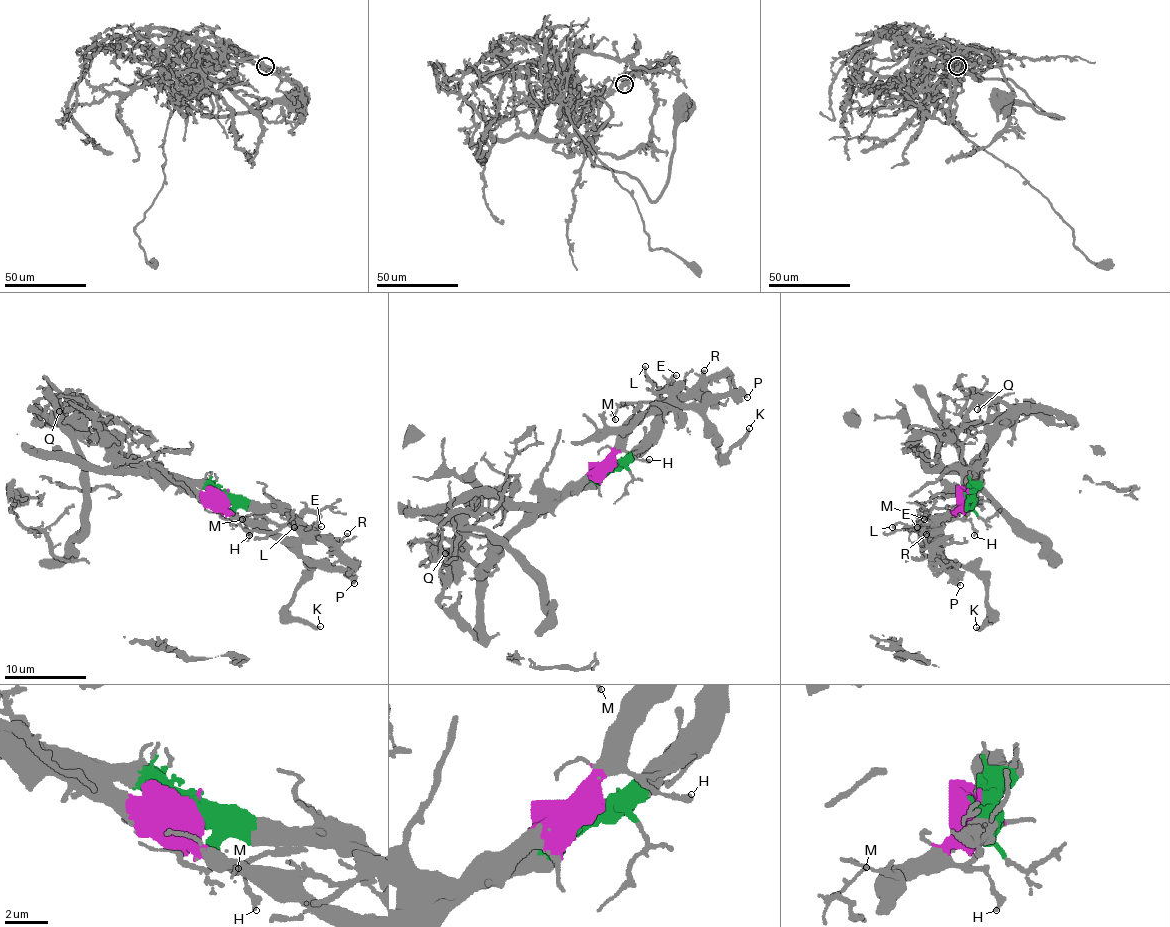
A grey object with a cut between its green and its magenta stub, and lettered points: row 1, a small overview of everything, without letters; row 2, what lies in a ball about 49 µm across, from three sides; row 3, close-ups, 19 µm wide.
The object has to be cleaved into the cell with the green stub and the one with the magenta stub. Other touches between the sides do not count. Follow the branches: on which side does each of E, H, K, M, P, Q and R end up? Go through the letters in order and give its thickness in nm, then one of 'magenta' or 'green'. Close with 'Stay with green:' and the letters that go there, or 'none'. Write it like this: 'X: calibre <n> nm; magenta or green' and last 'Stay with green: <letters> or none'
E: calibre 130 nm; green
H: calibre 280 nm; magenta
K: calibre 280 nm; magenta
M: calibre 90 nm; green
P: calibre 380 nm; magenta
Q: calibre 240 nm; magenta
R: calibre 110 nm; green
Stay with green: E, M, R

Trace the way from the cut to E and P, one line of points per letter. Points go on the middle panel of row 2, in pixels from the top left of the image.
E: (610, 465), (651, 432), (657, 401), (677, 374)
P: (608, 465), (615, 457), (616, 444), (647, 416), (665, 410), (692, 408), (728, 395), (748, 397)

